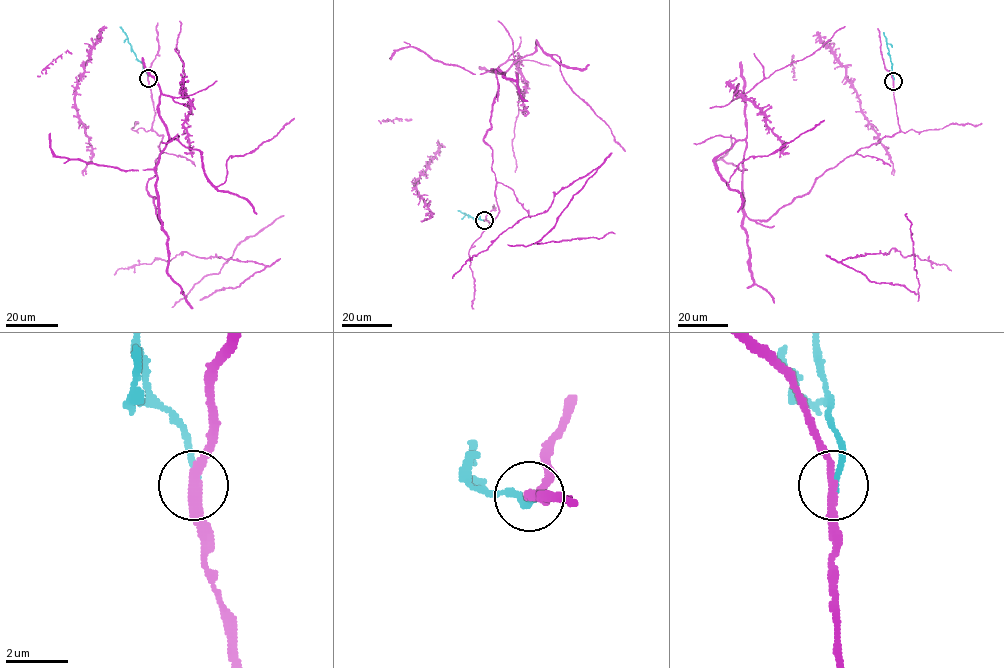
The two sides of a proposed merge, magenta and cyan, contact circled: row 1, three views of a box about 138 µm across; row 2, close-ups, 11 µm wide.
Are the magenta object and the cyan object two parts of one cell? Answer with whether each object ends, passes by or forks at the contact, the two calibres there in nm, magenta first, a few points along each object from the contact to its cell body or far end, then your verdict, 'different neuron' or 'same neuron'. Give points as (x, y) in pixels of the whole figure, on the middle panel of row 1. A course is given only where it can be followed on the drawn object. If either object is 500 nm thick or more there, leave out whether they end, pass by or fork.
magenta passes by | cyan ends | 320/180 nm | magenta via (484, 220), (499, 210), (483, 137), (492, 70), (537, 42), (625, 151) | cyan via (484, 220), (458, 210) | different neuron

